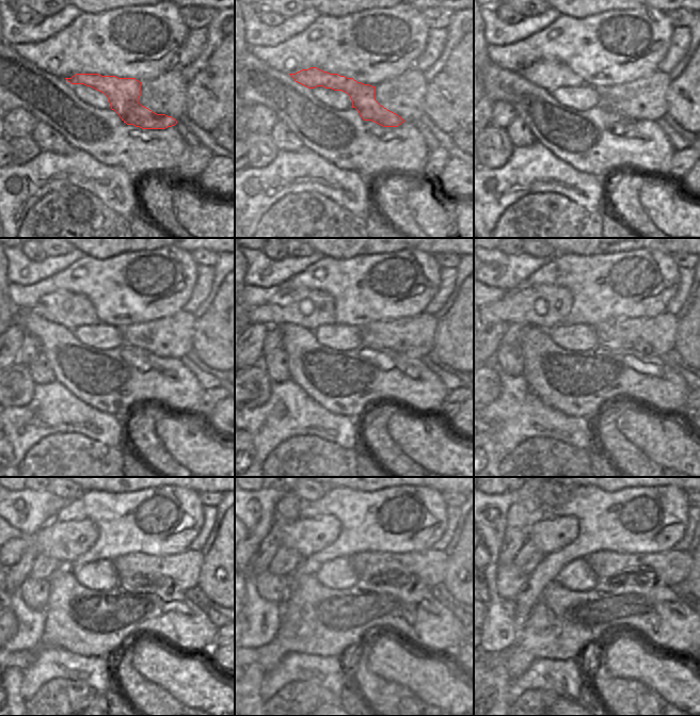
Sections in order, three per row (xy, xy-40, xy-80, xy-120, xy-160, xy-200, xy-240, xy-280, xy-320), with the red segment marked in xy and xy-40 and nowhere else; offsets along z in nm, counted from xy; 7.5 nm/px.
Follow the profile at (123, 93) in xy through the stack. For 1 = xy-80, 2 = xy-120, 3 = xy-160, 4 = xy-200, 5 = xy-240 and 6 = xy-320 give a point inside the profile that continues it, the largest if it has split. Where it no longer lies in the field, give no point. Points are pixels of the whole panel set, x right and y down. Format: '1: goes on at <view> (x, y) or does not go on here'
1: goes on at xy-80 (549, 75)
2: goes on at xy-120 (72, 311)
3: goes on at xy-160 (308, 308)
4: goes on at xy-200 (545, 306)
5: goes on at xy-240 (65, 541)
6: goes on at xy-320 (549, 535)

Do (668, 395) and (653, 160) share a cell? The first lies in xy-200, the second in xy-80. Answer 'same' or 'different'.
same

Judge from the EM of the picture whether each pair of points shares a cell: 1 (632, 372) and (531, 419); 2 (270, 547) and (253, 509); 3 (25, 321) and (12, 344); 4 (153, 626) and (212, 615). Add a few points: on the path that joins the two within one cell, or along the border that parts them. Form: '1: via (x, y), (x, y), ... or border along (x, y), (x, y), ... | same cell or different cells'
1: border along (533, 394), (537, 395), (547, 406), (576, 417) | different cells
2: border along (273, 512), (273, 524), (260, 543) | different cells
3: border along (15, 322), (26, 333) | different cells
4: border along (202, 609), (218, 627) | different cells

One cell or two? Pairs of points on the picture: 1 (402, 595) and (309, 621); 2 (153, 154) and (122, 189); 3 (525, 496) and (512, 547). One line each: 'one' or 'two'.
1: one
2: two
3: one

